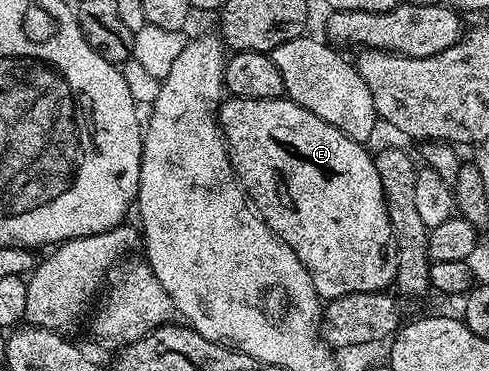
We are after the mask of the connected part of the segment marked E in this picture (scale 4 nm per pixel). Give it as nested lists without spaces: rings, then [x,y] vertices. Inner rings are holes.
[[[232,96],[221,103],[218,113],[220,131],[224,133],[224,143],[228,146],[228,157],[232,163],[232,171],[244,189],[249,201],[254,205],[261,218],[268,223],[268,227],[280,237],[284,243],[290,245],[296,252],[296,257],[302,262],[302,266],[310,274],[314,282],[314,290],[325,301],[338,299],[342,295],[350,295],[355,292],[383,292],[393,287],[395,278],[395,254],[393,251],[393,238],[390,218],[387,216],[387,204],[384,201],[382,182],[379,180],[376,161],[369,154],[363,143],[359,140],[351,140],[342,130],[330,126],[330,122],[322,122],[318,114],[310,114],[302,106],[287,98],[278,100],[255,100],[254,98],[242,98]]]

